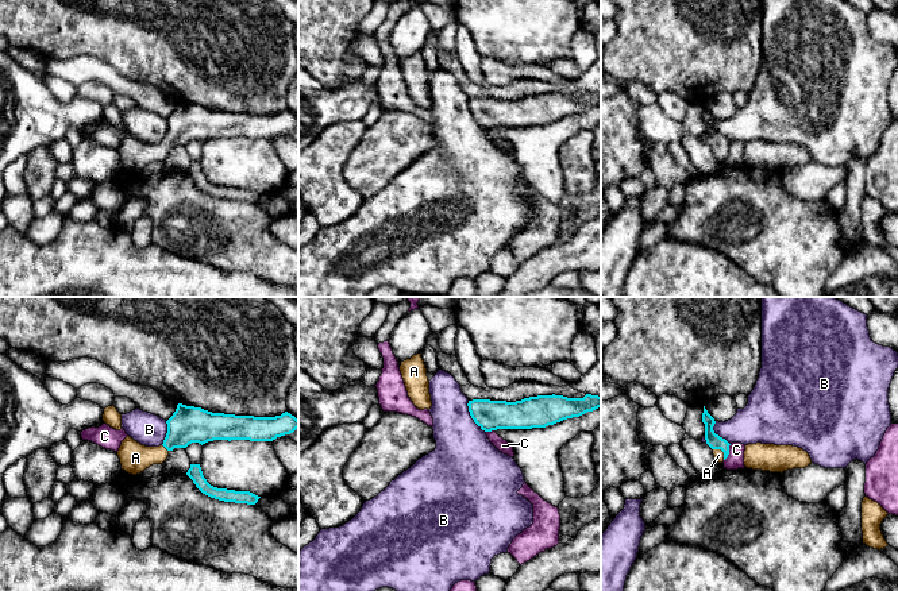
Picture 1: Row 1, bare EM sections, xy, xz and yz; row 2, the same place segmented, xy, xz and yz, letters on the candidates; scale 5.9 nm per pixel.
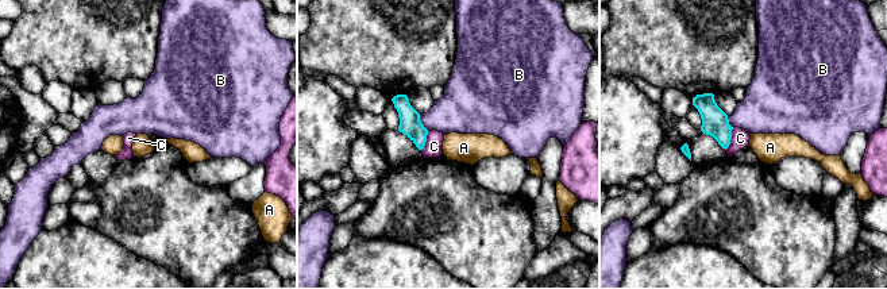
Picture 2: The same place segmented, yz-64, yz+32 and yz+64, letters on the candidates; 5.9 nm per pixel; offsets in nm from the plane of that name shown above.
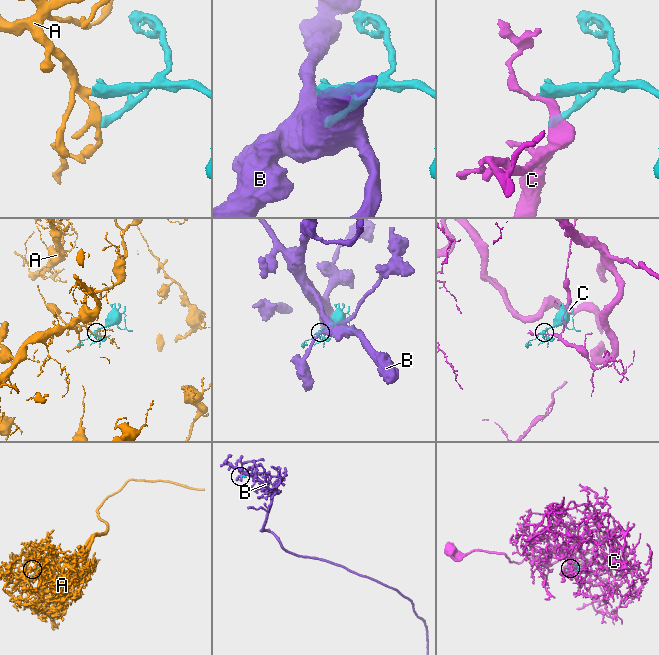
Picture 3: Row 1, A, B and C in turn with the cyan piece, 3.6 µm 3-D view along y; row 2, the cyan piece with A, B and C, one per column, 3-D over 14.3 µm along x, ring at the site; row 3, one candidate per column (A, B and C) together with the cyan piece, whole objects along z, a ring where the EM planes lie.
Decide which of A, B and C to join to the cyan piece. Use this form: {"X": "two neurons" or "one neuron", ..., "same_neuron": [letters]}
{"A": "one neuron", "B": "two neurons", "C": "two neurons", "same_neuron": ["A"]}

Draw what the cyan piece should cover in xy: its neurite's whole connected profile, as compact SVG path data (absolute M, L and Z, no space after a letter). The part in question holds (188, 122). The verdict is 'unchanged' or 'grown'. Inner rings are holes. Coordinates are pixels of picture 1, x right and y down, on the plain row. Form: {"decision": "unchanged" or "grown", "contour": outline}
{"decision": "grown", "contour": "M177 103L166 119L167 131L159 144L146 144L127 134L117 148L122 167L136 173L153 162L163 162L174 146L213 138L273 139L298 125L298 117L285 109L275 115L212 111L201 105Z"}

